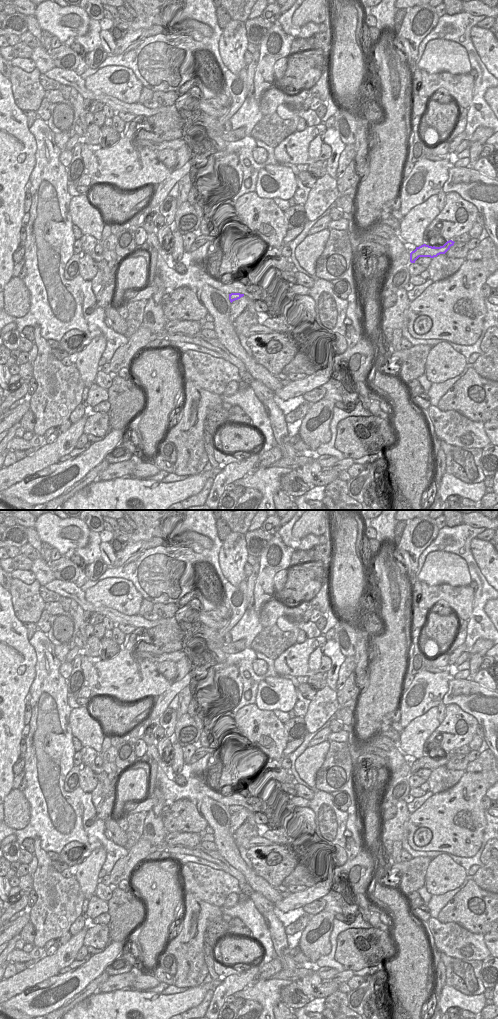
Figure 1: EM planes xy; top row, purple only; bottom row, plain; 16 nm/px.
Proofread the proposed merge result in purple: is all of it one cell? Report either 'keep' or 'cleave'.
keep

